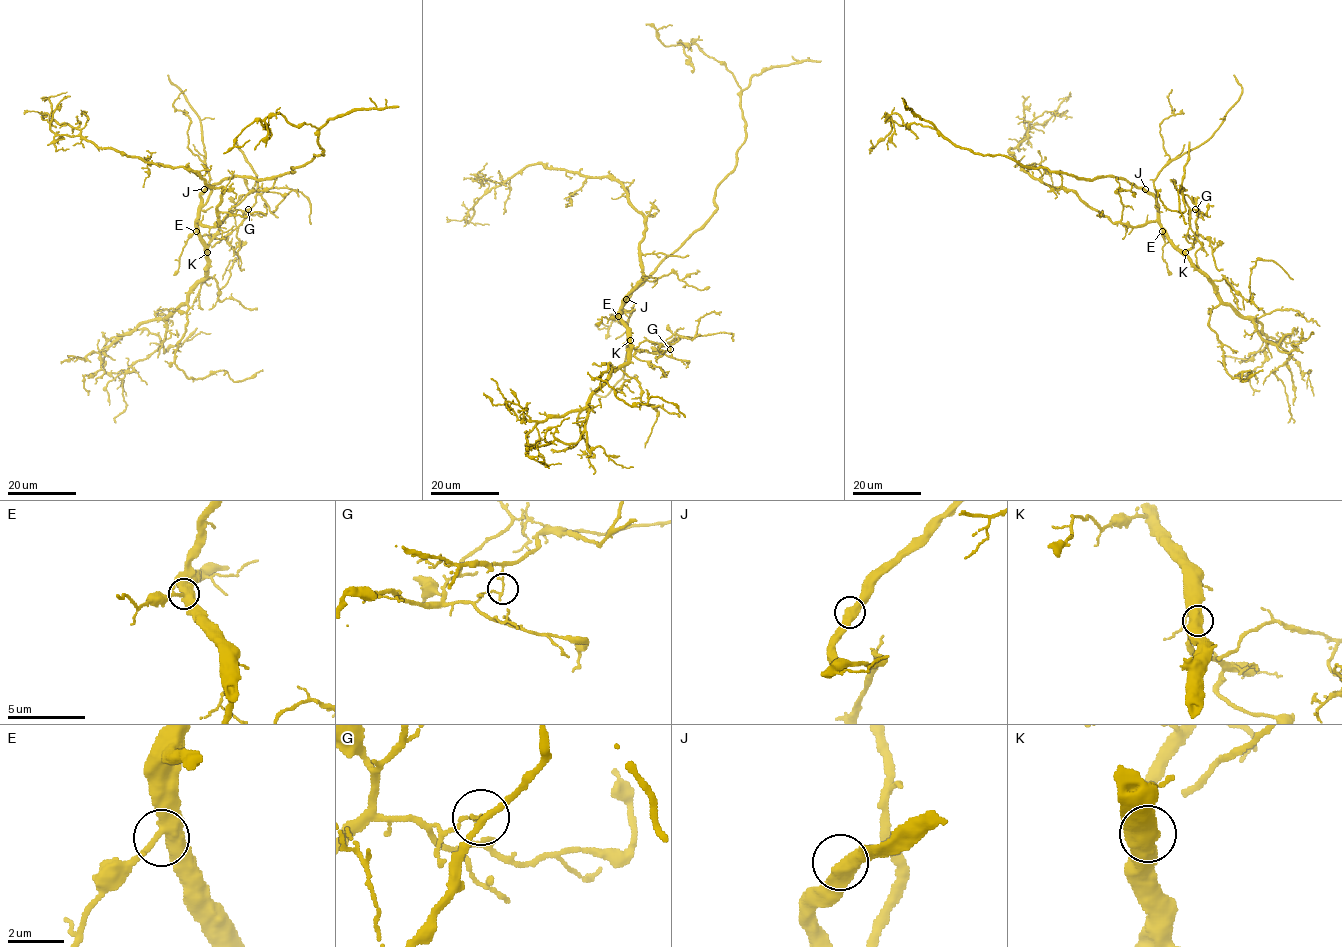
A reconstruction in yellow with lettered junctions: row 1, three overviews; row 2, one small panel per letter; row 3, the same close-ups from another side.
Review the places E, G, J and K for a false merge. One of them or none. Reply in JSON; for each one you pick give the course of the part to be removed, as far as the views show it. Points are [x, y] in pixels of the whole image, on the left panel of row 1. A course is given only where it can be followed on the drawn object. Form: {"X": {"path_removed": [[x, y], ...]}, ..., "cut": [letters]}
{"G": {"path_removed": [[248, 209], [258, 194], [271, 188], [298, 190], [310, 204], [311, 224]]}, "cut": ["G"]}

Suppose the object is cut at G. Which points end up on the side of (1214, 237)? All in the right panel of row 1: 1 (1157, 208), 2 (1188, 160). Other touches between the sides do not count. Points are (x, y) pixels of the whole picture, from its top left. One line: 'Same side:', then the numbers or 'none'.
Same side: 1

